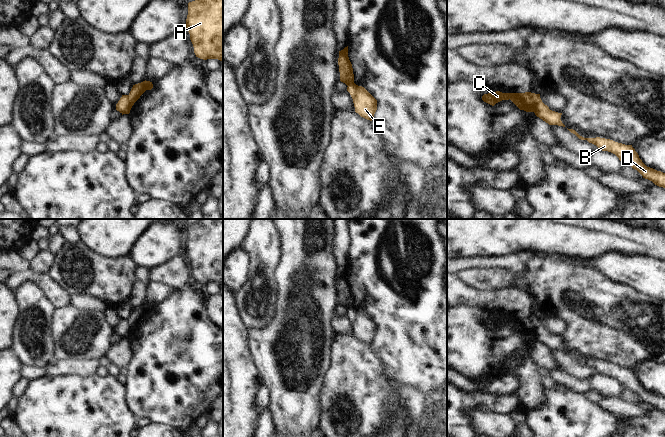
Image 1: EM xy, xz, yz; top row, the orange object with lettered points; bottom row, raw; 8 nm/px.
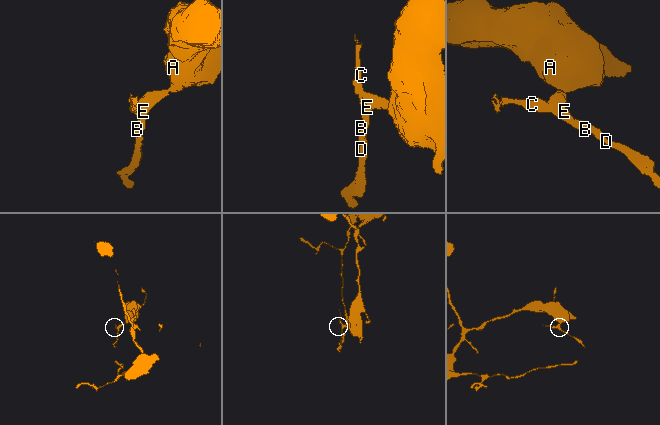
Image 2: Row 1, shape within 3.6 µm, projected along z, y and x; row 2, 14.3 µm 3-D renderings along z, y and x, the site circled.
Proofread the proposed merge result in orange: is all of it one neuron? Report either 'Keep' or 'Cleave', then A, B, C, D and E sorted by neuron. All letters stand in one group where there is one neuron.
Cleave. Groups: A B D E / C.

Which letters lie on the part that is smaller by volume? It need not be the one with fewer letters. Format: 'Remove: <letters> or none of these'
Remove: C.

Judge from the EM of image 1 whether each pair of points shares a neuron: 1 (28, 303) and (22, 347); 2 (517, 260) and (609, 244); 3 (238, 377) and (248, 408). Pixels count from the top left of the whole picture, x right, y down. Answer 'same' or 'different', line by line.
1: same
2: different
3: same

